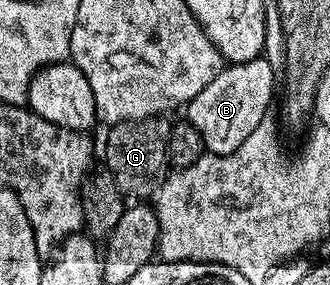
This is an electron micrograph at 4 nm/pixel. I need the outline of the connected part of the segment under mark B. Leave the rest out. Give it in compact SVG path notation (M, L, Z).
M261 55L252 61L238 65L229 64L221 68L220 74L186 106L188 124L202 135L205 150L216 153L219 157L230 155L250 139L254 127L258 127L269 116L268 108L272 105L272 92L278 89L277 70Z

